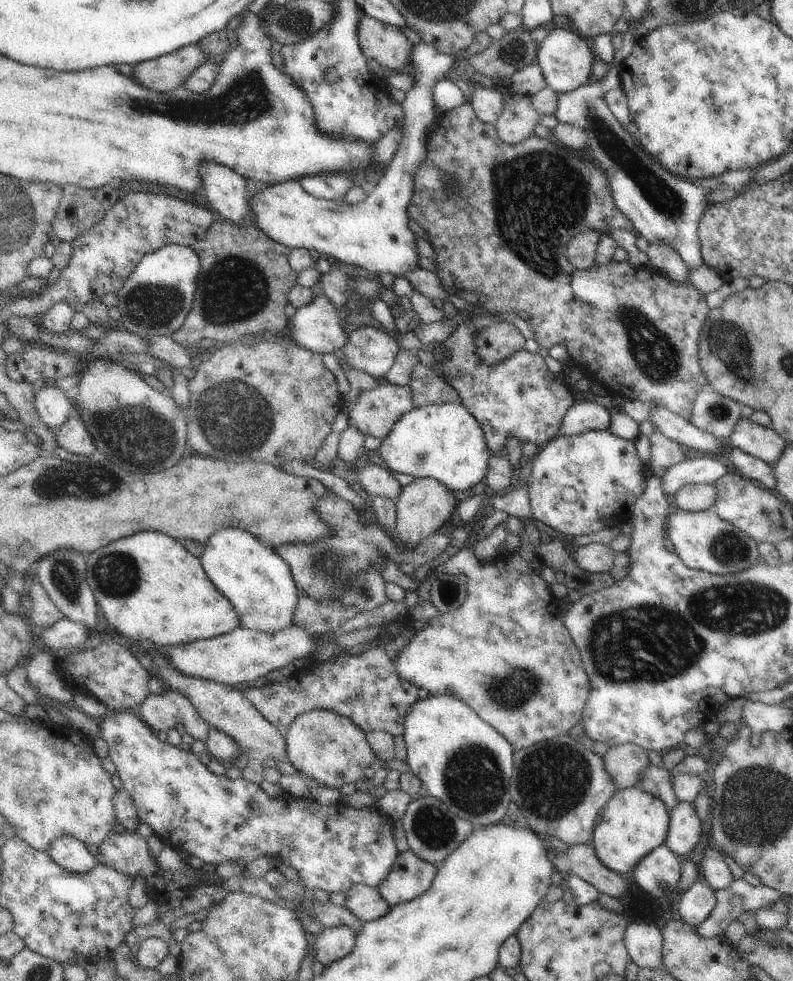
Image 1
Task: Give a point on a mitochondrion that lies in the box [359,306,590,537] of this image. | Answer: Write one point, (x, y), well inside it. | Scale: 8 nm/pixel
(420, 458)

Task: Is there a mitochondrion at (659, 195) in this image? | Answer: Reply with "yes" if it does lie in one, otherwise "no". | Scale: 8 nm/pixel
yes

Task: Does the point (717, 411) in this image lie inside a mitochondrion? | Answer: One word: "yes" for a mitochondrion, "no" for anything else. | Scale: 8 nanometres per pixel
yes

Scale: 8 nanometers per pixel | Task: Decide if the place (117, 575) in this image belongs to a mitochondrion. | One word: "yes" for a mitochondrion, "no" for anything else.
yes

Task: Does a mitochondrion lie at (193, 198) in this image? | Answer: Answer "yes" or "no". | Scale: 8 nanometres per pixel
no

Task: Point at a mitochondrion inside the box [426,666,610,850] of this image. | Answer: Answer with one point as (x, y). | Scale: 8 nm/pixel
(552, 779)

